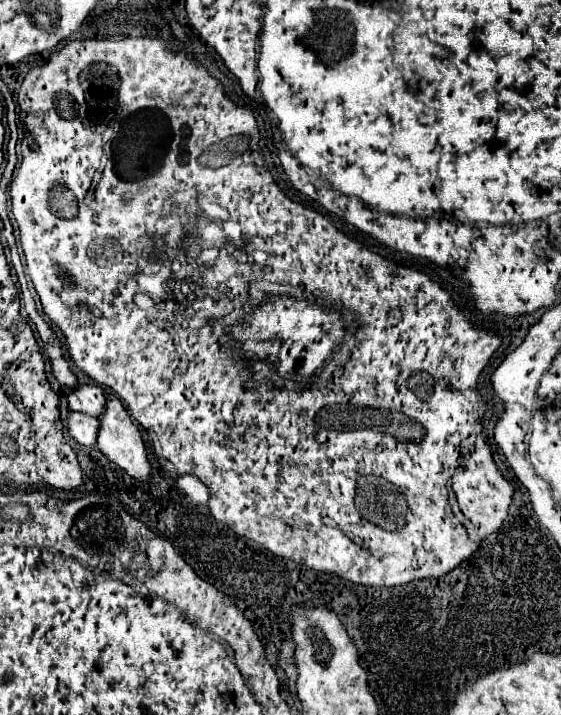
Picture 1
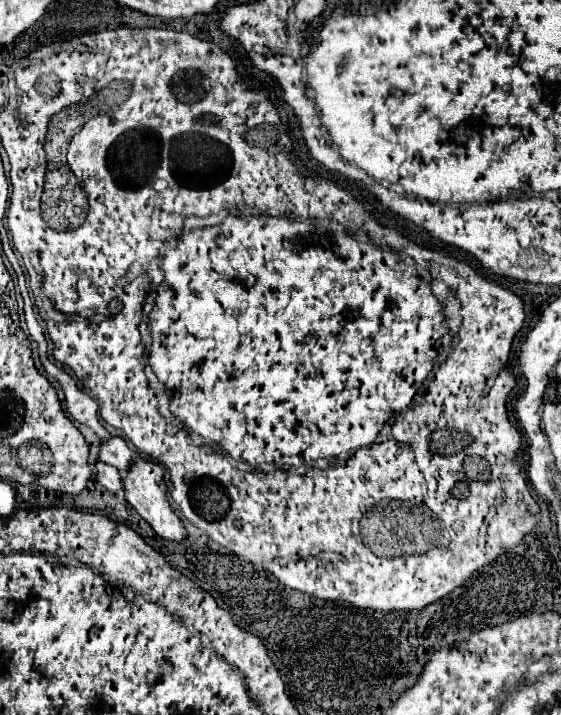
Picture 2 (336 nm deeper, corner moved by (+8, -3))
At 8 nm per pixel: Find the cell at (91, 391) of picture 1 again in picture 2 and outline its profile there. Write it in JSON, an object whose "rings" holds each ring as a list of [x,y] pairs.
{"rings":[[[112,437],[110,441],[102,443],[100,461],[104,461],[106,465],[112,465],[118,471],[126,473],[130,469],[130,465],[132,465],[132,459],[134,459],[134,451],[128,447],[128,443],[124,439]]]}

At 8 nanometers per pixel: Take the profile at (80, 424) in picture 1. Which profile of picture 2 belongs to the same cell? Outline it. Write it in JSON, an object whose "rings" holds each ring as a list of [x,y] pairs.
{"rings":[[[102,461],[96,463],[96,479],[98,479],[98,483],[102,483],[110,493],[120,493],[120,491],[124,491],[122,475],[118,473],[118,469],[112,469],[110,465],[104,465]]]}

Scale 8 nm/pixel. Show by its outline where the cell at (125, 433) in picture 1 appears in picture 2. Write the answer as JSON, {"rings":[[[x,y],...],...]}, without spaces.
{"rings":[[[142,455],[134,457],[134,465],[132,469],[126,473],[124,477],[124,493],[126,493],[126,501],[138,511],[138,515],[148,521],[148,525],[156,531],[156,535],[160,535],[166,541],[184,541],[186,539],[186,529],[180,521],[180,517],[170,509],[168,503],[168,487],[166,487],[166,469],[160,463],[150,463],[146,461]]]}

